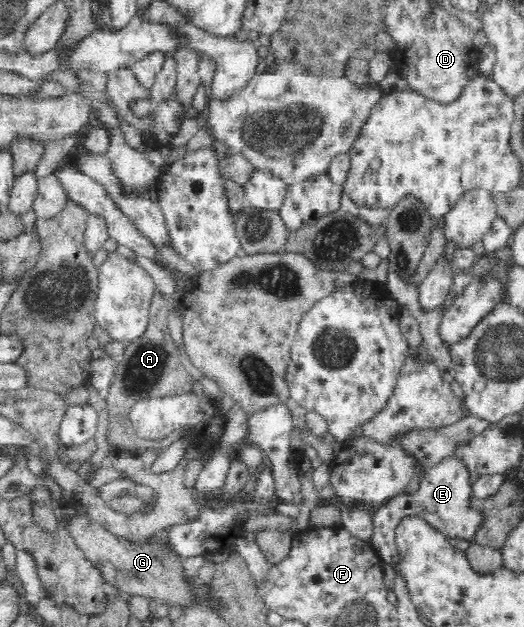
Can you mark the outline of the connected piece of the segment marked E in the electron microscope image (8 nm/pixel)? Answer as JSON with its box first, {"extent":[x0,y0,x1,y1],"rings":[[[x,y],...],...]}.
{"extent":[370,455,481,563],"rings":[[[456,455],[445,457],[427,471],[420,480],[419,488],[410,494],[401,494],[390,498],[374,511],[373,534],[370,545],[374,553],[385,563],[397,563],[395,547],[395,526],[404,515],[417,515],[441,531],[447,541],[463,552],[473,543],[475,532],[481,524],[481,513],[469,507],[472,497],[473,476],[467,466]]]}

